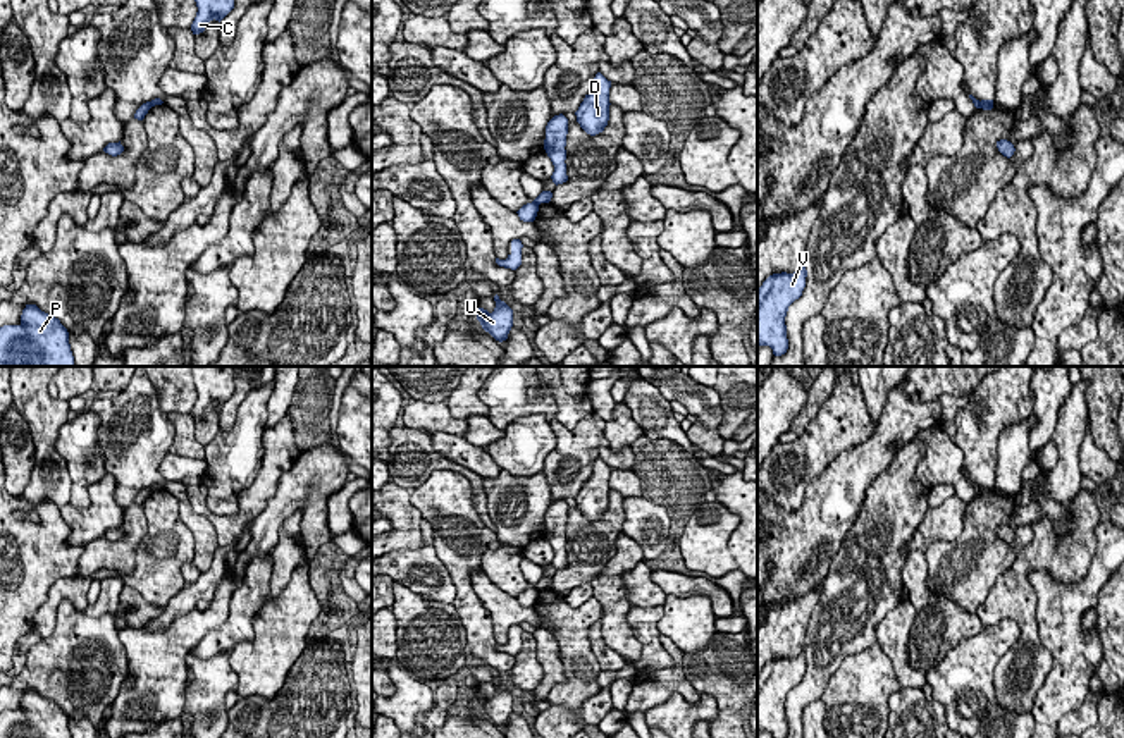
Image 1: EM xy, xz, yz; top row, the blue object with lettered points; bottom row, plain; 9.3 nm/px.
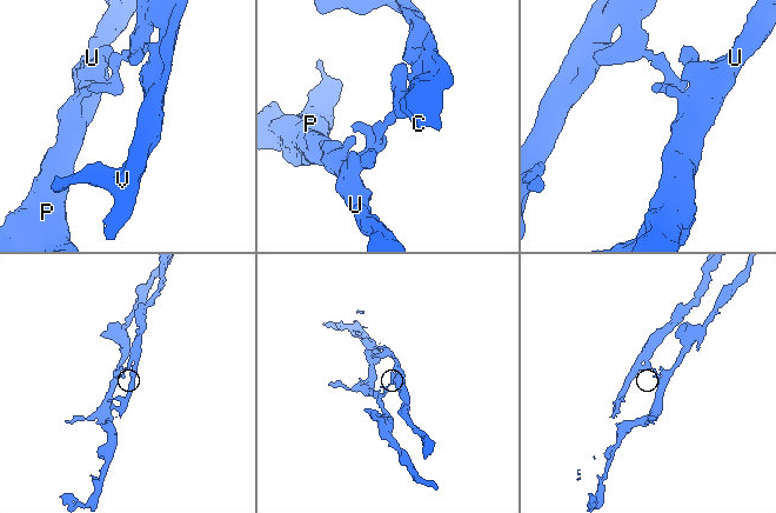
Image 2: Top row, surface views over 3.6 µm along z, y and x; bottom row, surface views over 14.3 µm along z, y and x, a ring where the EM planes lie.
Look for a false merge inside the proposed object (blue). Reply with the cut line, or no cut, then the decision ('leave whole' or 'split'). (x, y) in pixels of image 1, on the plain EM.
yz (981, 487), (978, 492) | split

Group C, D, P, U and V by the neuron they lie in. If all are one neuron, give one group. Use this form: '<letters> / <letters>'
C D V / P U

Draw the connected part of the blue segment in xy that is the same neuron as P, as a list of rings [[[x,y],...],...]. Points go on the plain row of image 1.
[[[26,690],[19,710],[0,712],[0,738],[72,738],[59,704]]]

